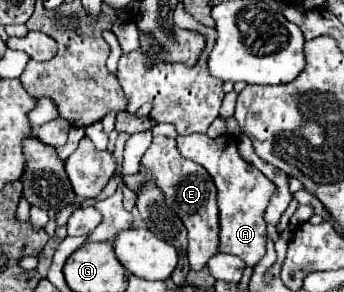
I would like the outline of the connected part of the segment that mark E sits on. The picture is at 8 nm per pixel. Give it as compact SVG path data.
M154 136L150 148L142 156L140 172L134 176L124 176L124 184L138 192L144 190L152 180L162 190L166 204L182 218L186 230L188 230L188 262L190 270L200 270L206 266L208 258L218 252L218 206L216 206L216 186L210 178L210 174L196 162L186 160L178 148L174 138L166 136Z

